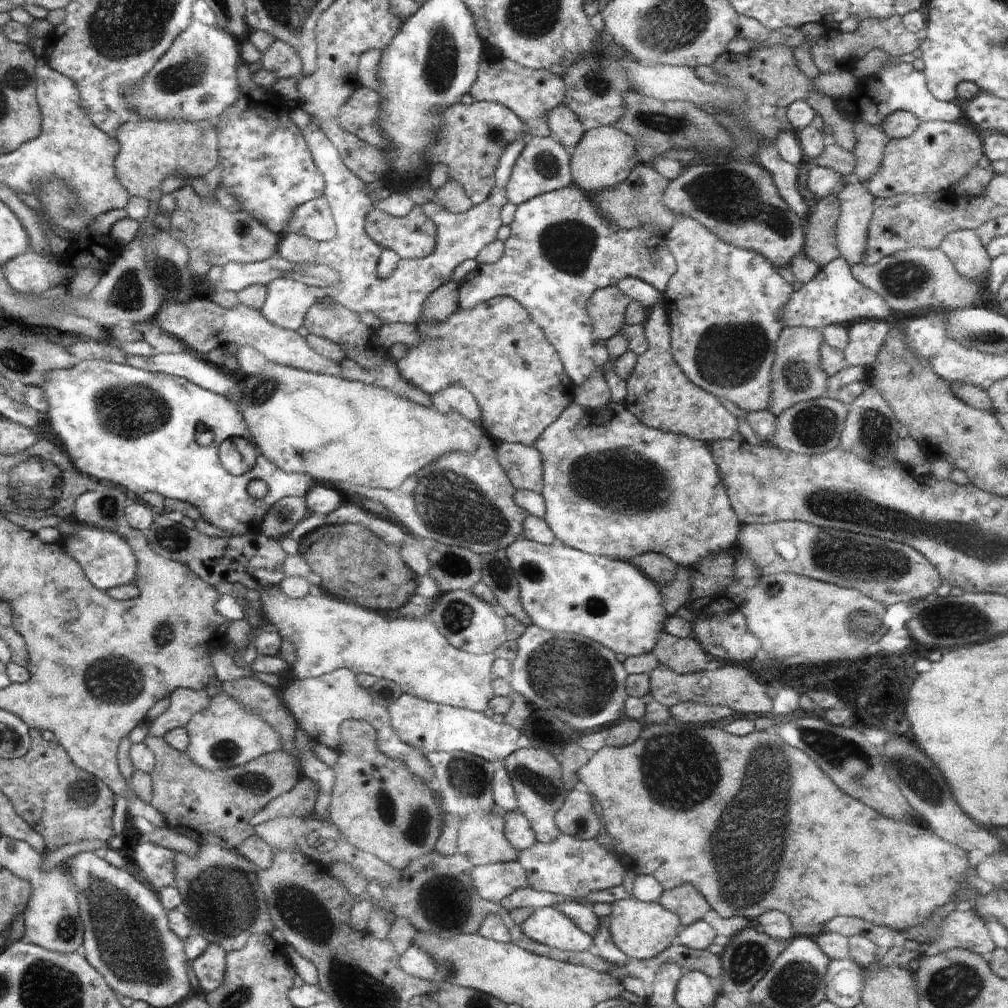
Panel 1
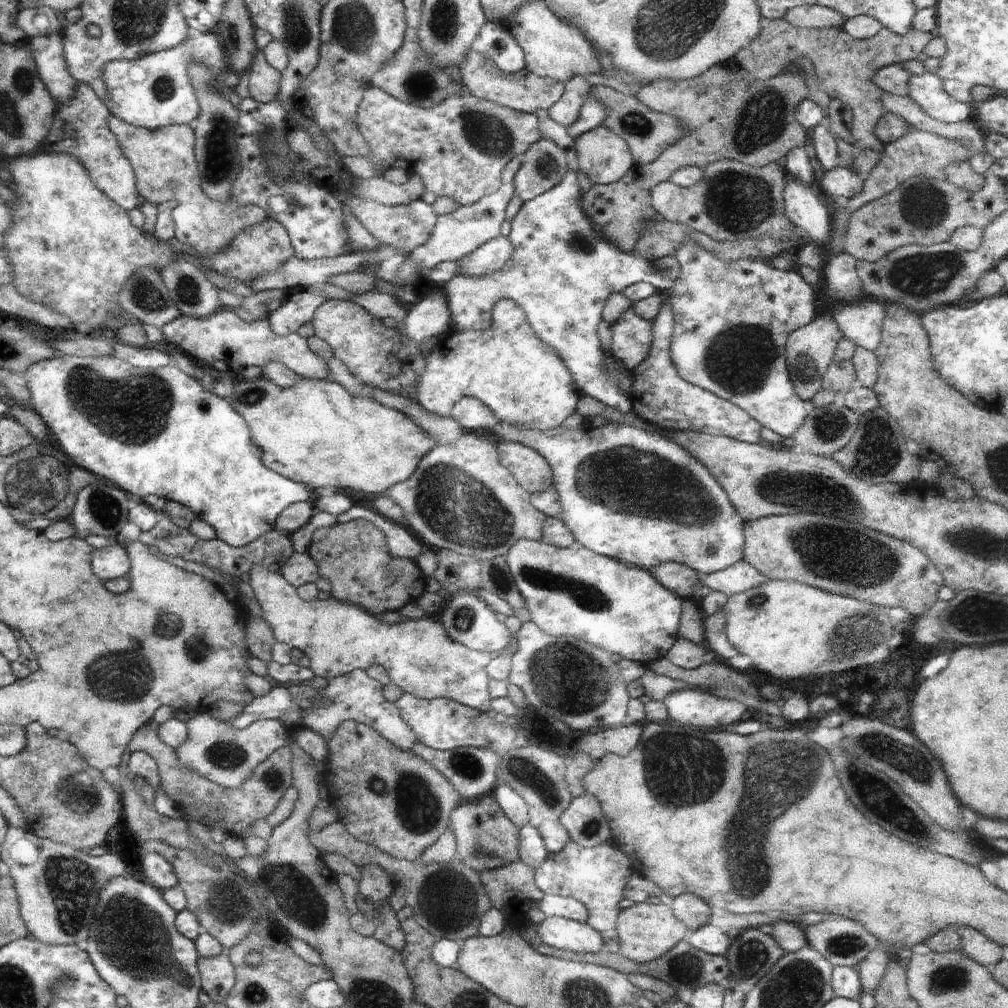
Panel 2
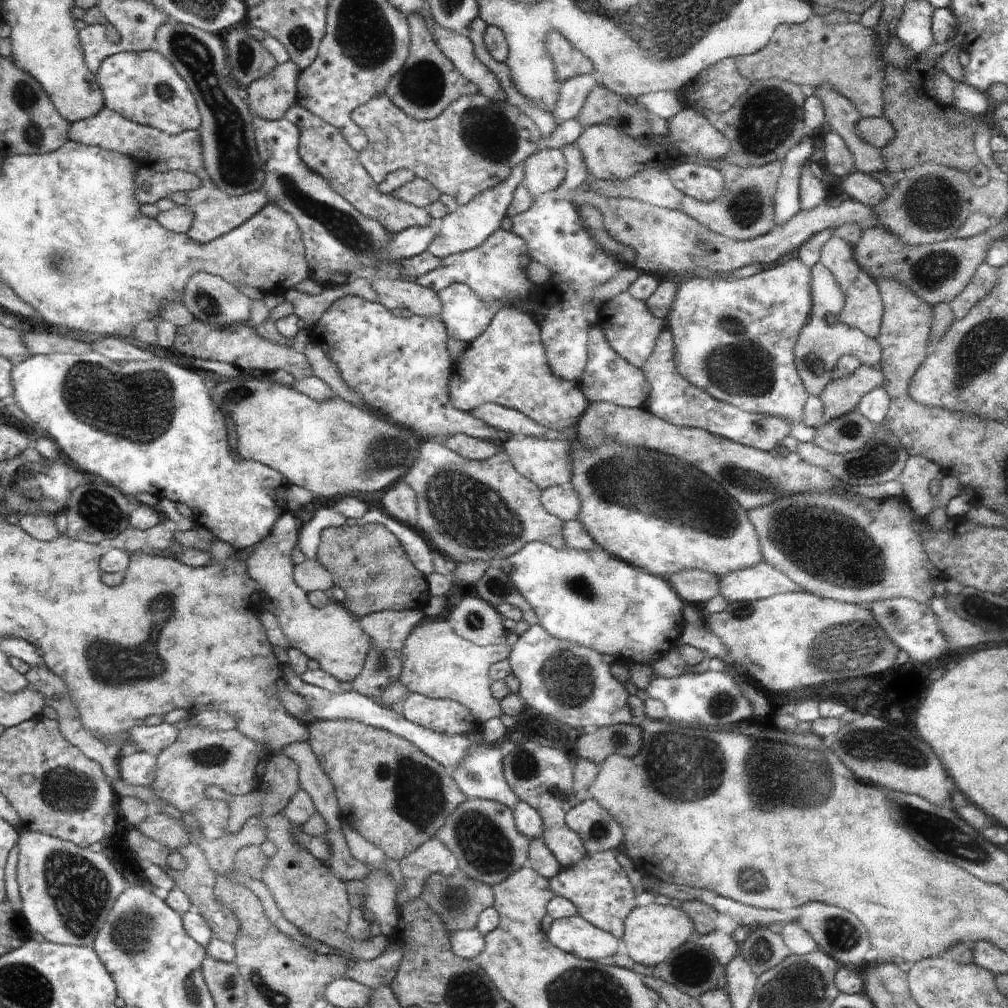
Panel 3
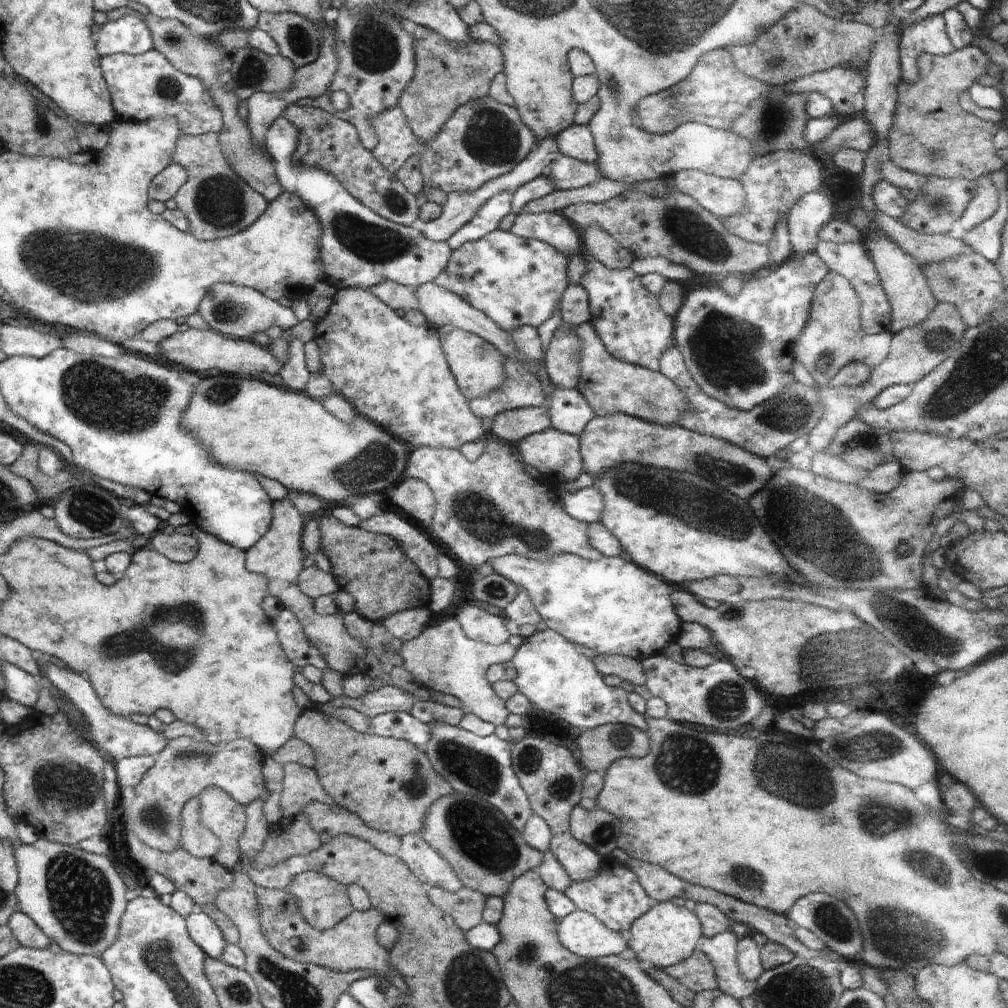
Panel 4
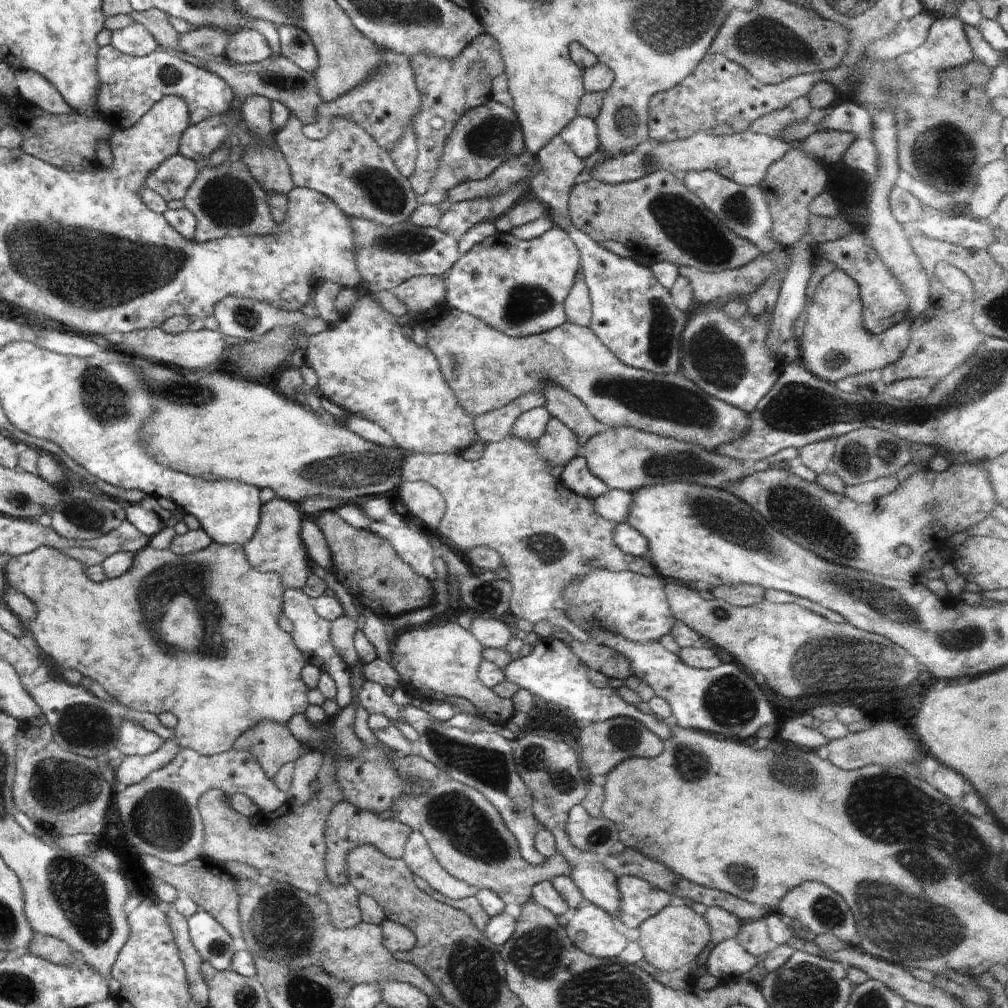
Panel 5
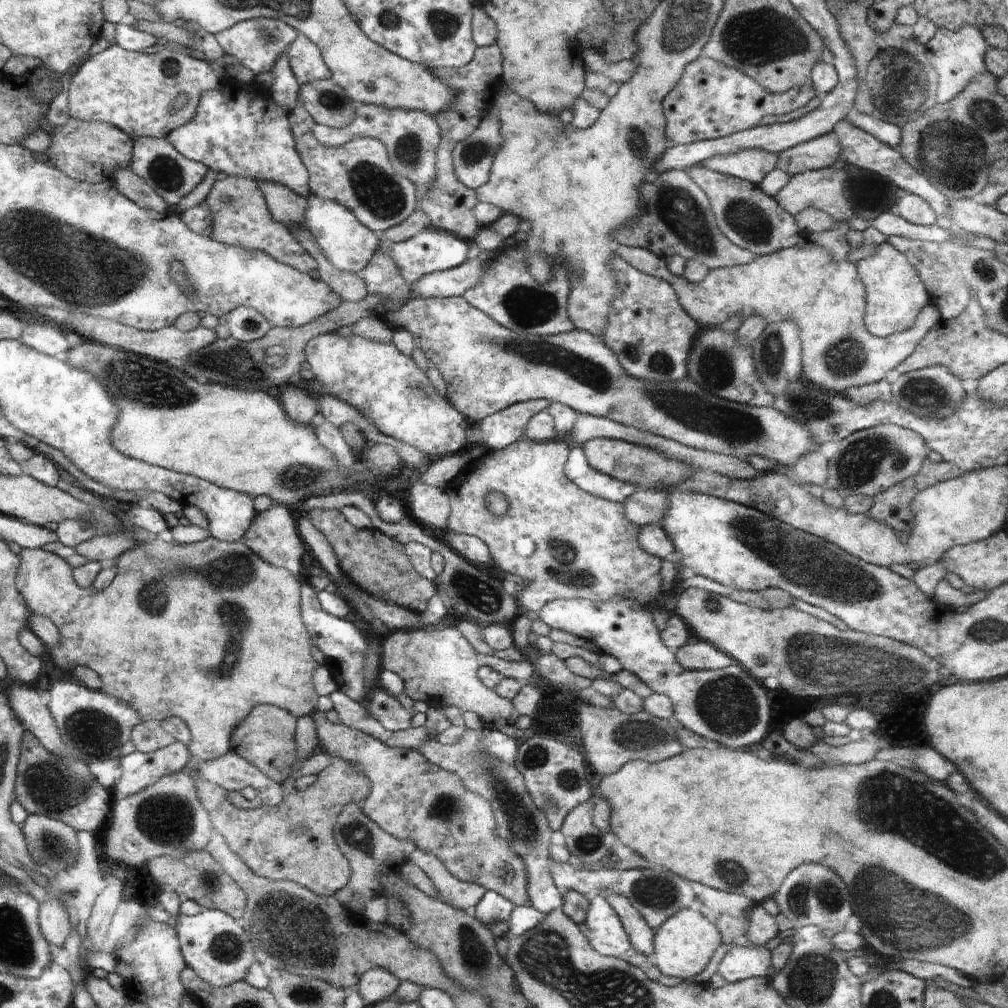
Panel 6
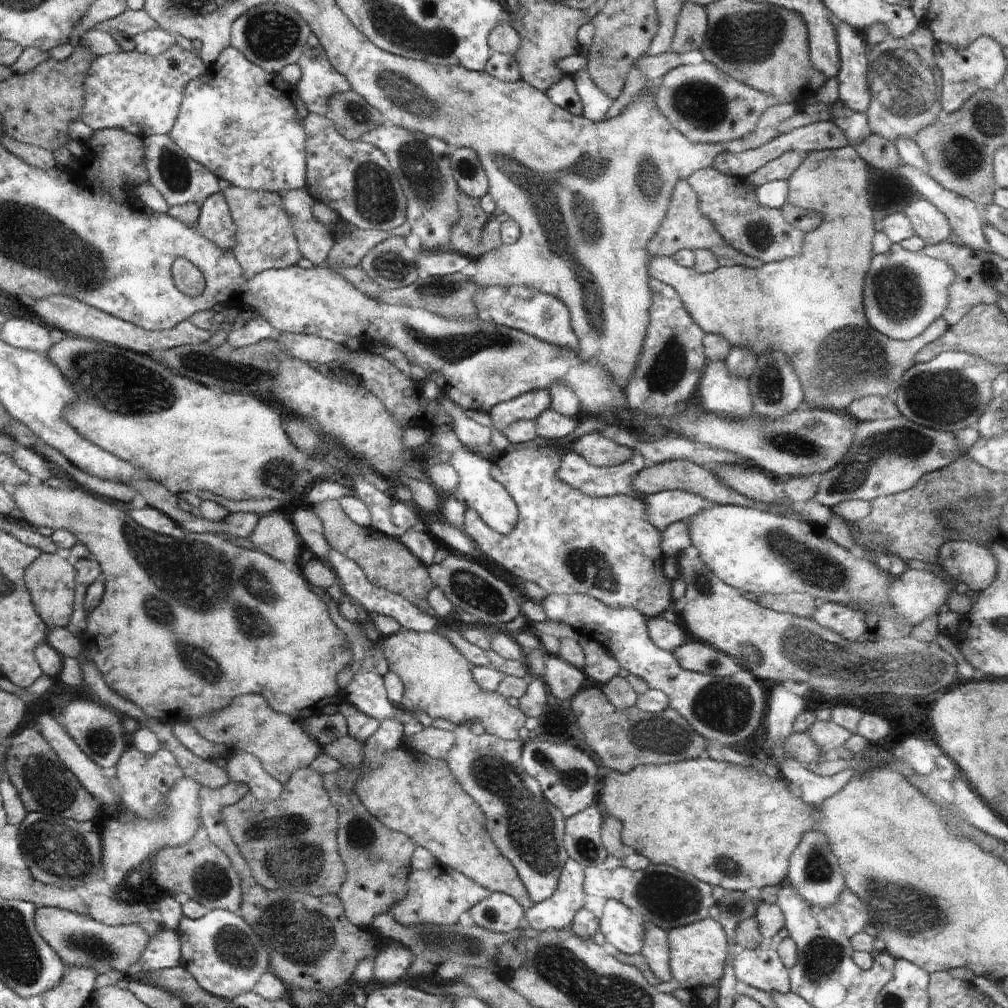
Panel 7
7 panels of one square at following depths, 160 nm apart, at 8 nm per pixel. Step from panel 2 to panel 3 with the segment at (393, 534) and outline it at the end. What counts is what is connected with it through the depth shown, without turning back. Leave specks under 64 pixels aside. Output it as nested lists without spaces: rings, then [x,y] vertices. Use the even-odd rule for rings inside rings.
[[[369,509],[359,519],[348,520],[347,524],[358,526],[368,523],[384,525],[390,532],[397,536],[404,546],[409,560],[417,565],[422,572],[427,575],[434,572],[434,557],[431,544],[416,530],[398,519],[395,519],[388,514],[384,514],[382,510]]]

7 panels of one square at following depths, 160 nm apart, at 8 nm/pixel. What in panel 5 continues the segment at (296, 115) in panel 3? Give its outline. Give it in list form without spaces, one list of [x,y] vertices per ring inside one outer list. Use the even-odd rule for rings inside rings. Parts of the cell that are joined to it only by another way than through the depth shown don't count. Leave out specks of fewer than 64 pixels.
[[[291,114],[283,129],[275,132],[275,142],[292,170],[295,187],[304,187],[321,192],[330,197],[349,217],[365,218],[386,226],[407,222],[411,212],[417,207],[417,193],[408,178],[398,171],[394,161],[377,141],[365,129],[345,118],[333,120],[330,134],[322,140],[307,137],[304,133],[304,122]]]

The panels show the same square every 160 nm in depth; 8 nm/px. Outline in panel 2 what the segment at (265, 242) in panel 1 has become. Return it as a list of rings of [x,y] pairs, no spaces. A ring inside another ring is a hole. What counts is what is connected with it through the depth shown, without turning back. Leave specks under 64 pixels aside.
[[[111,115],[109,130],[117,137],[130,165],[136,170],[137,188],[144,202],[158,205],[165,201],[175,201],[178,204],[173,211],[175,238],[194,248],[204,259],[224,252],[230,248],[230,244],[235,243],[238,236],[250,232],[250,228],[256,228],[267,218],[268,214],[258,206],[214,201],[204,194],[196,161],[193,125],[168,124],[149,130],[127,124]]]

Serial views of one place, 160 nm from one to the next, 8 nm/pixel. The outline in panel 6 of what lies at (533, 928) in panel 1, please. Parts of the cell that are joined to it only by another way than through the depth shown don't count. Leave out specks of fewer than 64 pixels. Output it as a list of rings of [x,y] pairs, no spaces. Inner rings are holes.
[[[602,895],[590,899],[584,923],[588,926],[589,943],[599,953],[619,958],[630,948],[629,933],[621,917]]]

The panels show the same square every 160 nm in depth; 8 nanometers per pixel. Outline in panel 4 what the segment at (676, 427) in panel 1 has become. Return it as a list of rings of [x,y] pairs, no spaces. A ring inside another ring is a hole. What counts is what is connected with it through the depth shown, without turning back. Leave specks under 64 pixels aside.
[[[676,345],[661,356],[659,371],[670,377],[674,384],[681,387],[685,395],[689,397],[690,412],[683,417],[680,426],[695,433],[722,439],[762,458],[767,458],[771,454],[775,455],[778,450],[786,448],[793,439],[799,436],[806,437],[821,421],[824,410],[825,400],[821,395],[820,386],[807,386],[798,379],[794,379],[793,383],[780,395],[776,395],[772,400],[759,404],[749,411],[731,409],[723,402],[701,391],[685,364],[681,350]]]

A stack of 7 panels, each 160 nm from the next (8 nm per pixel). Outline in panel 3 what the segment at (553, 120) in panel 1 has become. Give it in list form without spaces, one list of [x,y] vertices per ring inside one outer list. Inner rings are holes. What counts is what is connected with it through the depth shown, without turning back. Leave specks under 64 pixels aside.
[[[595,74],[575,76],[561,84],[561,98],[558,99],[554,116],[562,121],[576,119],[587,96],[599,86]]]

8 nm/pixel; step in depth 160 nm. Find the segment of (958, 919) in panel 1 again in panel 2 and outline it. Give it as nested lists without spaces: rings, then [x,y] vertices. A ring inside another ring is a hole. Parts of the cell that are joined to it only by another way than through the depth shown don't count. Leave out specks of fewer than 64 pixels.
[[[970,926],[959,928],[960,949],[982,966],[990,968],[1002,959],[1002,948]]]

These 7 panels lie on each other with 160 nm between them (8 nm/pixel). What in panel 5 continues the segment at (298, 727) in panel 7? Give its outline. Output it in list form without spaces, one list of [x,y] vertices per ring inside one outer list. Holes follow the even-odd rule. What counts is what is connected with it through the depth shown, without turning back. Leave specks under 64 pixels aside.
[[[271,720],[244,732],[233,748],[252,753],[271,779],[284,763],[304,754],[304,746],[294,738],[288,725]]]

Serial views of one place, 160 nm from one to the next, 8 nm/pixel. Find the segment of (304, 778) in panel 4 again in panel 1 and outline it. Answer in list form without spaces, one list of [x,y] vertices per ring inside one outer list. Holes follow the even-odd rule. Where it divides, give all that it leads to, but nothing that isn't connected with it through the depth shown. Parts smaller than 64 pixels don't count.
[[[146,735],[143,743],[154,753],[156,763],[154,770],[150,773],[153,784],[151,804],[165,816],[168,828],[174,829],[178,834],[192,838],[200,845],[208,843],[236,851],[256,831],[256,828],[252,825],[253,816],[268,806],[277,796],[284,795],[285,792],[292,790],[300,782],[301,773],[296,756],[284,750],[250,759],[248,763],[239,767],[210,771],[203,769],[186,752],[175,749],[163,737]]]

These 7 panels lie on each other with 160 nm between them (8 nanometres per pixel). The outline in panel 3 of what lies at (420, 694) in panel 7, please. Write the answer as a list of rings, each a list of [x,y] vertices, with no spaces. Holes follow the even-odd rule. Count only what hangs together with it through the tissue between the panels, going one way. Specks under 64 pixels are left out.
[[[428,618],[408,635],[403,648],[402,671],[398,681],[410,693],[418,693],[431,699],[450,698],[458,701],[469,708],[482,724],[490,718],[502,716],[501,703],[490,692],[488,670],[494,662],[509,658],[512,645],[504,643],[502,646],[476,646],[472,641],[460,638],[448,622]]]

